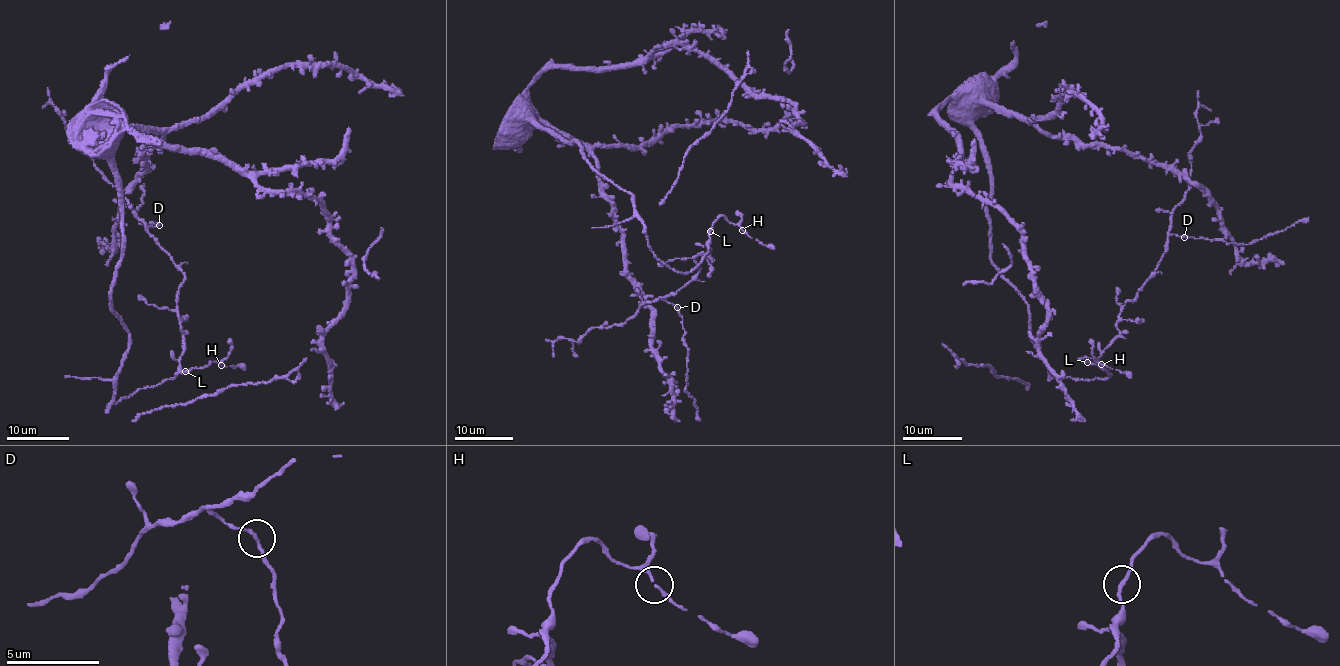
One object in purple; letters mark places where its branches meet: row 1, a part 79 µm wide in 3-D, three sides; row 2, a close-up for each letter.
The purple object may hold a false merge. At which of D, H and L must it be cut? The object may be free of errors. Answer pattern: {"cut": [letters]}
{"cut": []}

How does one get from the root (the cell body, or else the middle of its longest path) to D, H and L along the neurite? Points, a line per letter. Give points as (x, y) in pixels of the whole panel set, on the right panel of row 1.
D: (990, 226), (1049, 375), (1090, 381), (1112, 376), (1099, 357), (1122, 307), (1184, 237)
H: (990, 226), (991, 264), (1029, 306), (1032, 342), (1049, 375), (1103, 380), (1112, 375), (1079, 359), (1101, 364)
L: (990, 226), (991, 264), (1029, 306), (1032, 342), (1049, 375), (1090, 381), (1112, 376), (1096, 364), (1087, 362)

